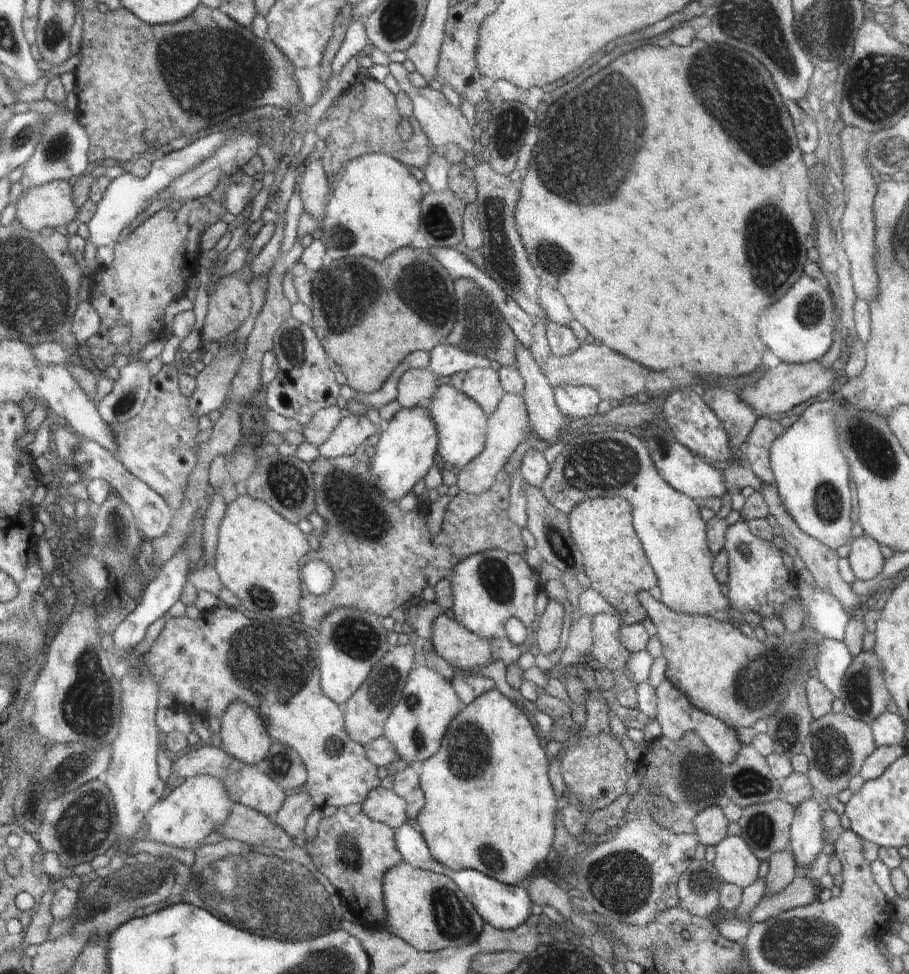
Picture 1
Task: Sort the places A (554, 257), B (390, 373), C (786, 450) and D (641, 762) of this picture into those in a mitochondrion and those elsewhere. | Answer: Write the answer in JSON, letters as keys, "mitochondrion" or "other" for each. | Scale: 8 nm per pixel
{"A":"mitochondrion","B":"other","C":"other","D":"other"}

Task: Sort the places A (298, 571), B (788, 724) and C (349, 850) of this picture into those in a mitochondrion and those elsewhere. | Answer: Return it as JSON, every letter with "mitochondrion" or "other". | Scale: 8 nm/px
{"A":"other","B":"mitochondrion","C":"mitochondrion"}

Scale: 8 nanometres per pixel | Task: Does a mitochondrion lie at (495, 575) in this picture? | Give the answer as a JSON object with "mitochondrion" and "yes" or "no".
{"mitochondrion":"yes"}

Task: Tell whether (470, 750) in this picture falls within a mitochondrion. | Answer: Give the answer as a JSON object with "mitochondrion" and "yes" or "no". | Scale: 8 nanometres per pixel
{"mitochondrion":"yes"}

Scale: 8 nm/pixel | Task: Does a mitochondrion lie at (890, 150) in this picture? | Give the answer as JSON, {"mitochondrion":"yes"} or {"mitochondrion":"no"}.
{"mitochondrion":"yes"}

